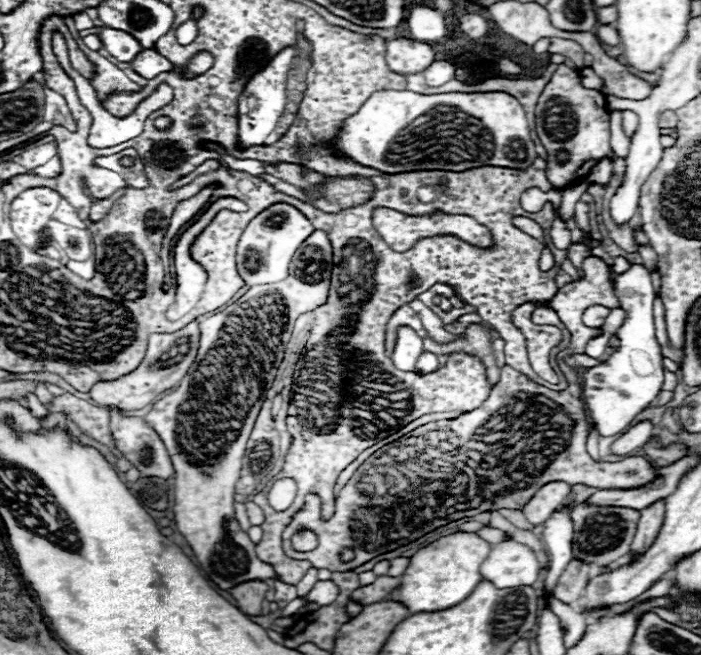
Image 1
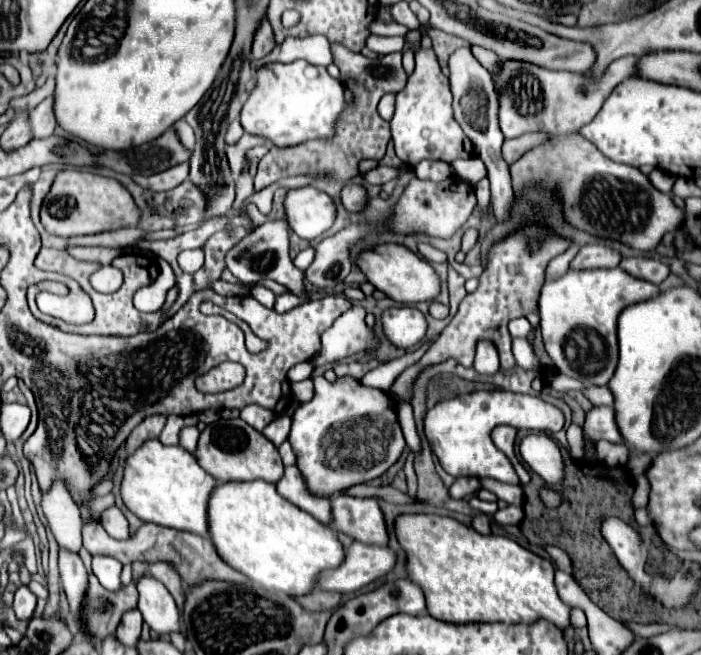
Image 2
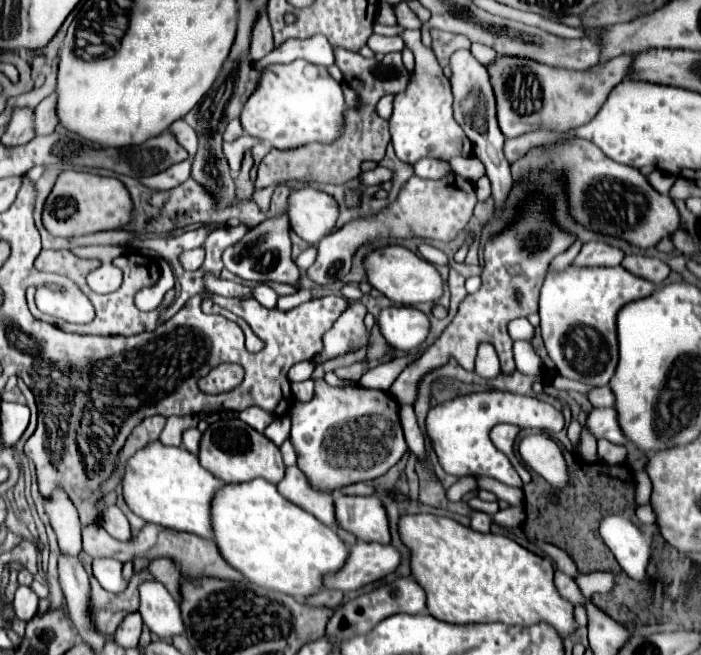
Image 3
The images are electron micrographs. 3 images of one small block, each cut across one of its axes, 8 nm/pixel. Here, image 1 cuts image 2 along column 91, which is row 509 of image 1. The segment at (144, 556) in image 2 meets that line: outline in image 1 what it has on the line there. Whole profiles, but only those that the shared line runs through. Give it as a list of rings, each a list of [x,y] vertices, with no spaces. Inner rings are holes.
[[[566,482],[544,484],[544,488],[540,488],[532,496],[532,500],[522,508],[522,512],[532,524],[542,524],[554,512],[554,508],[564,502],[568,492],[570,492],[570,486]]]

